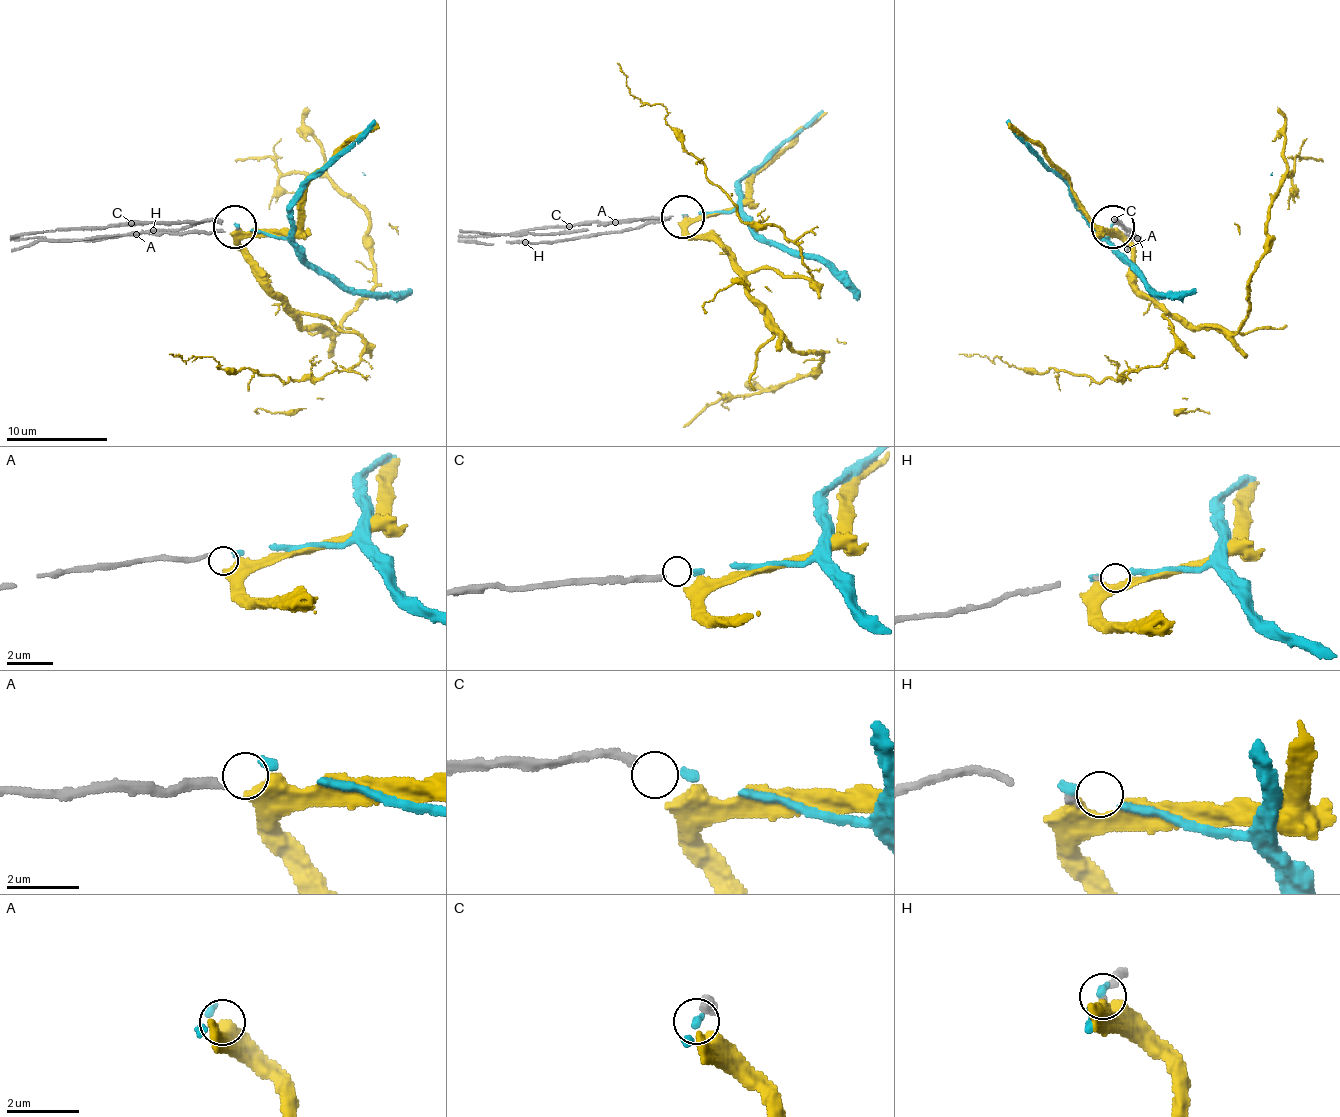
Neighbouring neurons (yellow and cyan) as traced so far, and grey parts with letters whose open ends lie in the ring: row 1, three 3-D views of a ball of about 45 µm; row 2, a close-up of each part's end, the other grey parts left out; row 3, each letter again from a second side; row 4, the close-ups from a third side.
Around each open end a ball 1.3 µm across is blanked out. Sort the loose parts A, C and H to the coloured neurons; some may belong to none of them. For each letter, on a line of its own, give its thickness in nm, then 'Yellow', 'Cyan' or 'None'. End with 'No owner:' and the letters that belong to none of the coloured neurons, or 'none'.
A: Thickness 180 nm. Yellow
C: Thickness 240 nm. Cyan
H: Thickness 130 nm. None
No owner: H

